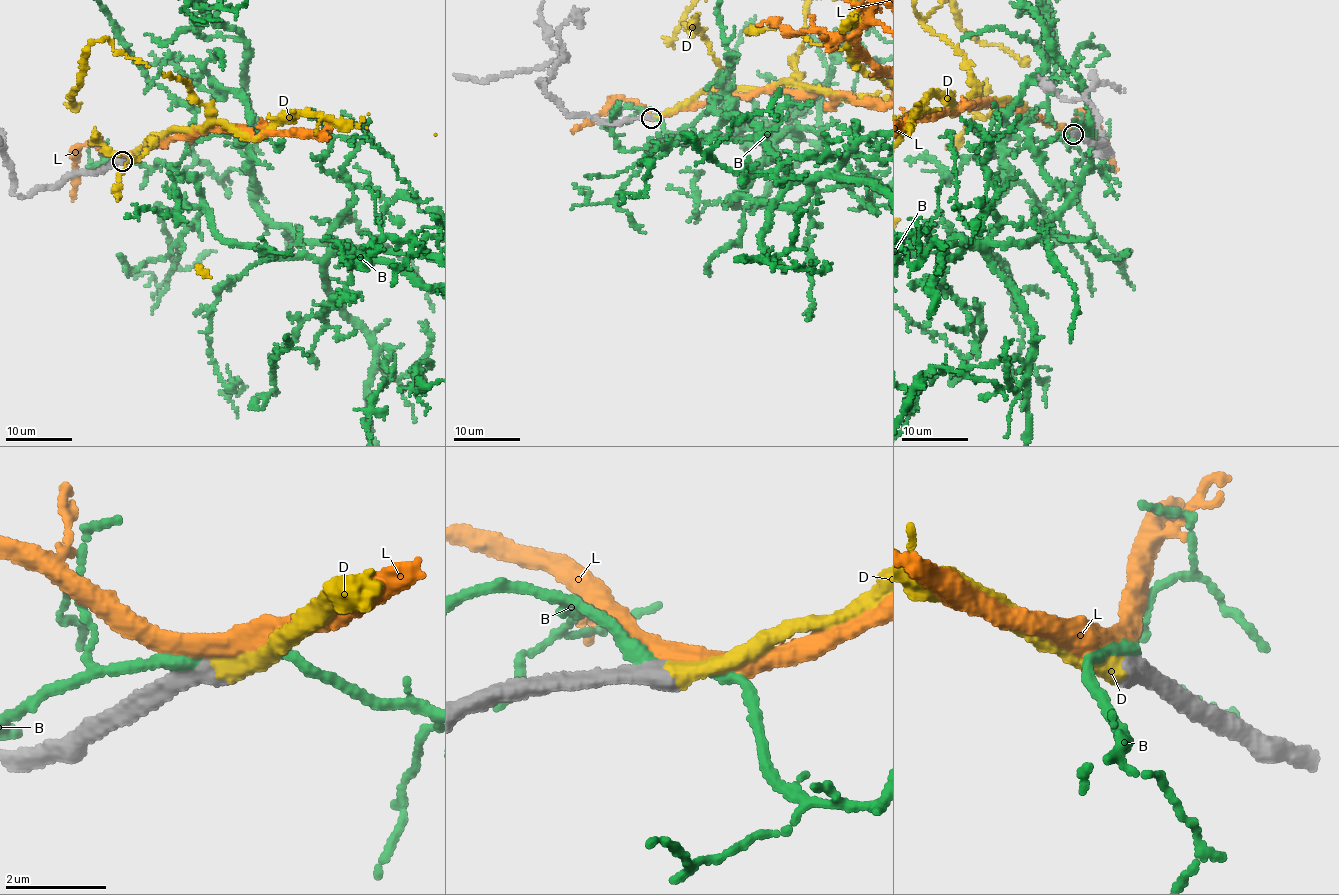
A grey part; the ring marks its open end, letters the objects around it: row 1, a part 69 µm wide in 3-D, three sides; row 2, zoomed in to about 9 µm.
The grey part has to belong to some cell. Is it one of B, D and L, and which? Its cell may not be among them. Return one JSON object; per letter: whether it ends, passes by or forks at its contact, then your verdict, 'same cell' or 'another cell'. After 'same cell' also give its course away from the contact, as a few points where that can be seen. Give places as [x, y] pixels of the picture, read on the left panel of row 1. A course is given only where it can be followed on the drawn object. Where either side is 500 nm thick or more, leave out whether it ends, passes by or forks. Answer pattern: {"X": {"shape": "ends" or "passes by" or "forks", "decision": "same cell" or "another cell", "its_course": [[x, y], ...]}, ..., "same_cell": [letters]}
{"B": {"shape": "passes by", "decision": "another cell"}, "D": {"shape": "ends", "decision": "same cell"}, "L": {"shape": "passes by", "decision": "another cell"}, "same_cell": ["D"]}

